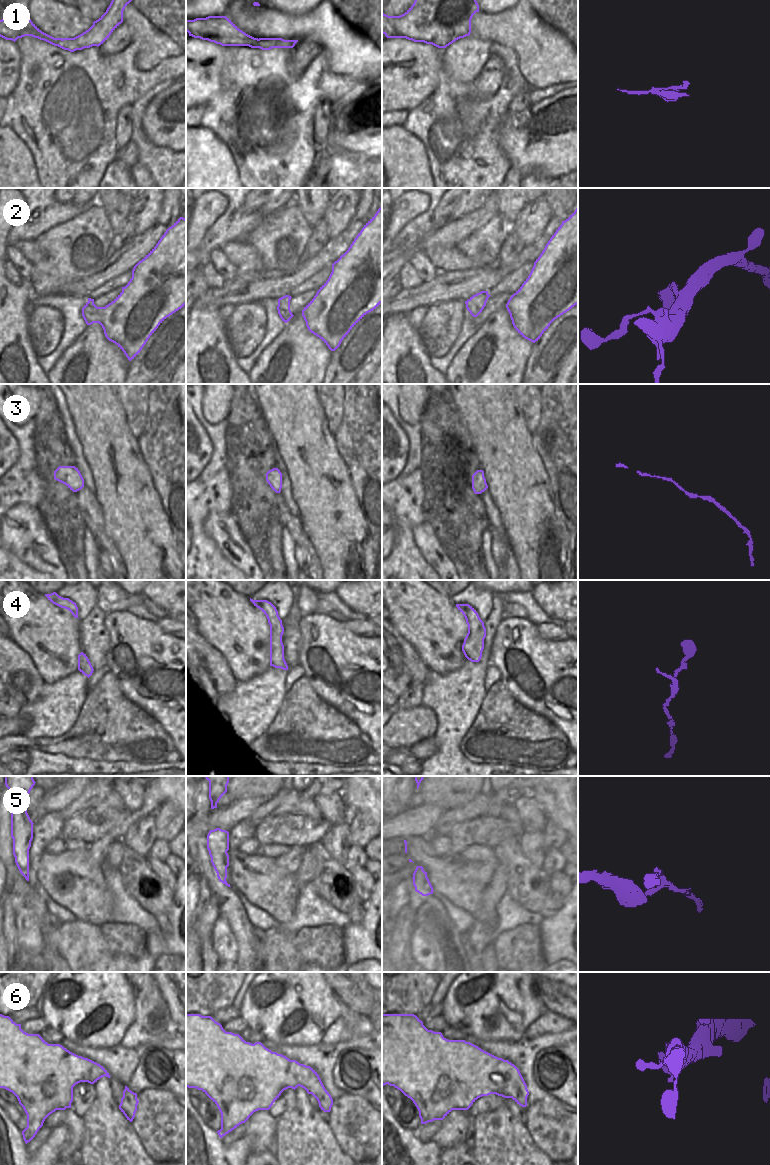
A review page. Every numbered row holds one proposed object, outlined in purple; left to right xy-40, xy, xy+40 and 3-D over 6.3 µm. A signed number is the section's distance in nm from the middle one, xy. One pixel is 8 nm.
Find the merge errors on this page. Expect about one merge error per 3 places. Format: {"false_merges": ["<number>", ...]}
{"false_merges": ["1"]}

